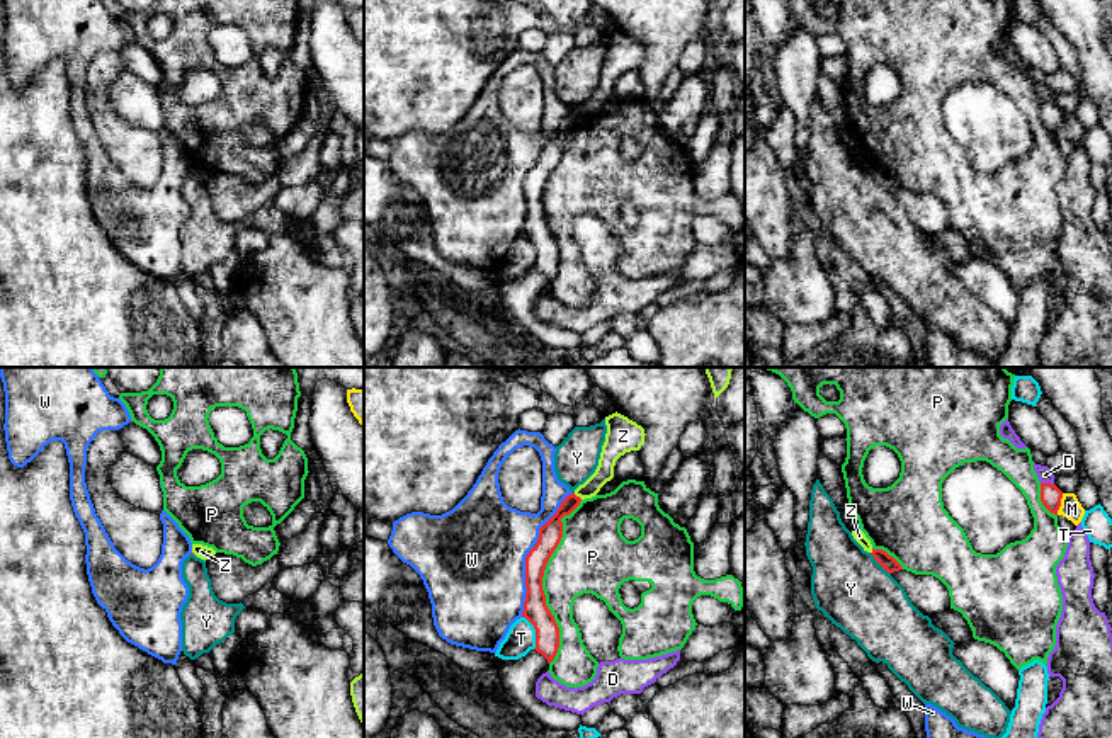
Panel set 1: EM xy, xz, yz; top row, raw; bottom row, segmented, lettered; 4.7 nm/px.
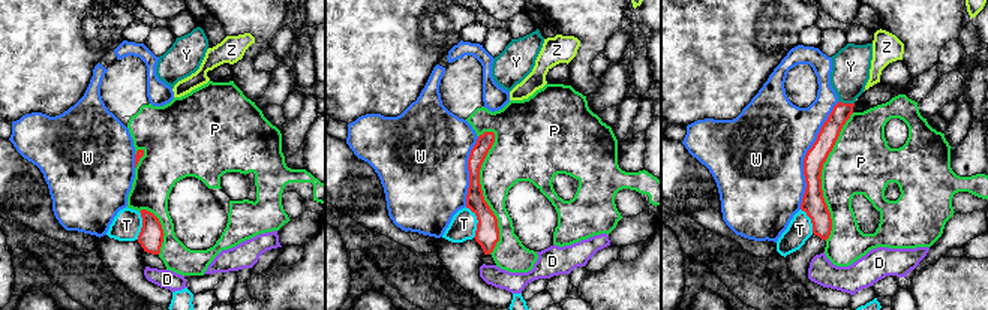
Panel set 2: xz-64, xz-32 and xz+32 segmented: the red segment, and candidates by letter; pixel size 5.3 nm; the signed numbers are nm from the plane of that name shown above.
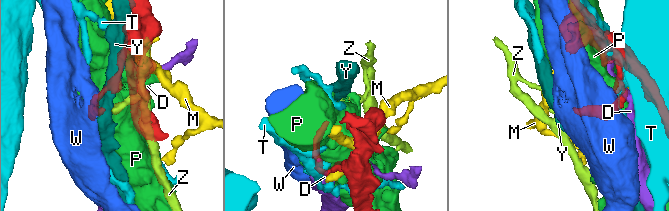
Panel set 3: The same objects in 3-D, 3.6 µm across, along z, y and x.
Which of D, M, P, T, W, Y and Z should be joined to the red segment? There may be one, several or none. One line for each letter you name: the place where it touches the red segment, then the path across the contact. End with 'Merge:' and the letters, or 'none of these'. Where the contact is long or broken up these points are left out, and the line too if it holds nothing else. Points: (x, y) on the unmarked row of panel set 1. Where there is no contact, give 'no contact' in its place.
Merge: none of these

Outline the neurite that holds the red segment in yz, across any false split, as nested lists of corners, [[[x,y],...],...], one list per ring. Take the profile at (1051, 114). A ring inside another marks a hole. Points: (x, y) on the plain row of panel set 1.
[[[1041,102],[1041,121],[1054,134],[1061,126],[1063,111],[1051,102]]]

